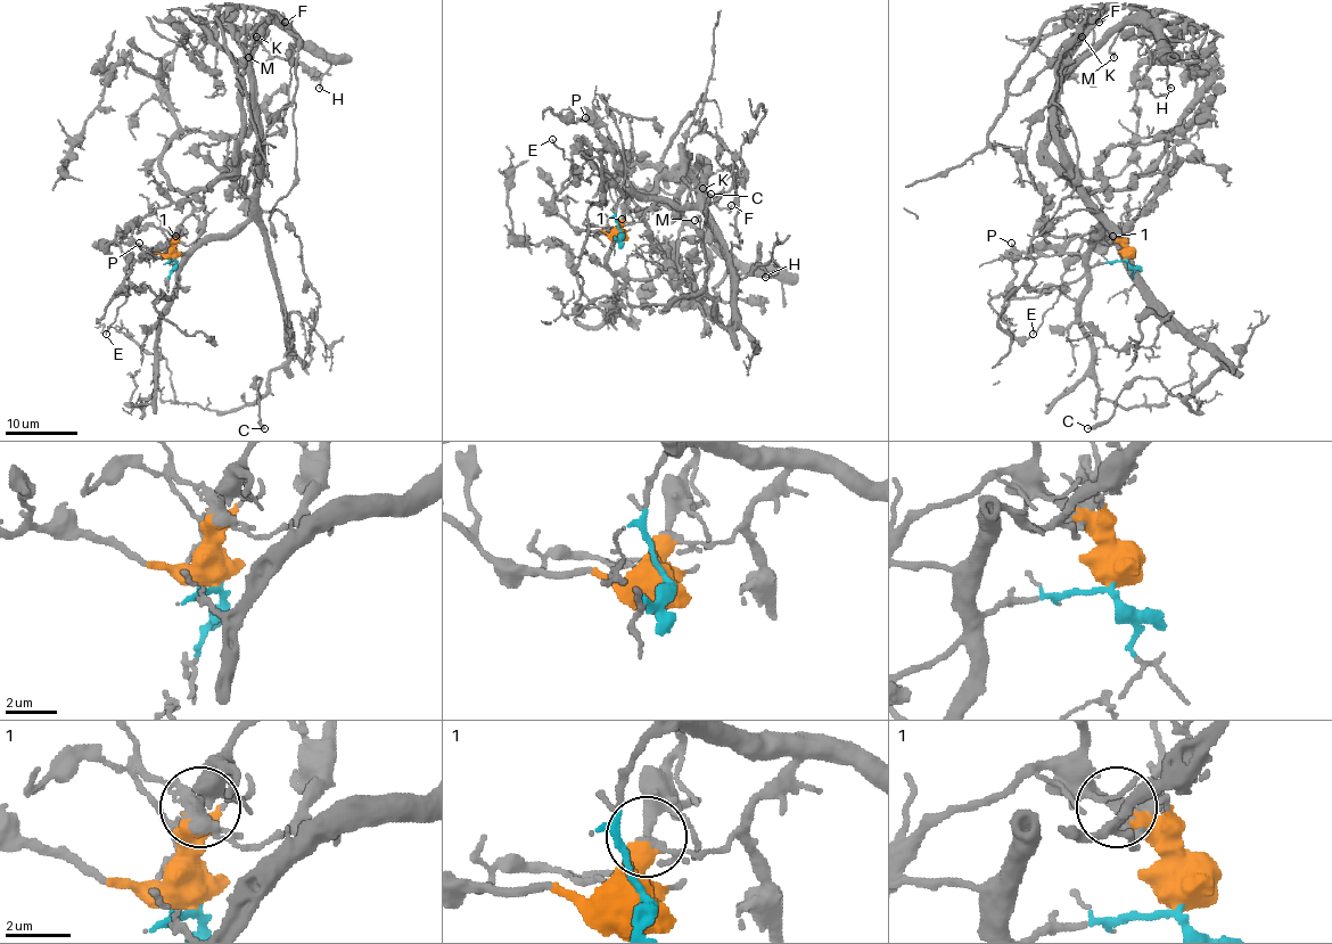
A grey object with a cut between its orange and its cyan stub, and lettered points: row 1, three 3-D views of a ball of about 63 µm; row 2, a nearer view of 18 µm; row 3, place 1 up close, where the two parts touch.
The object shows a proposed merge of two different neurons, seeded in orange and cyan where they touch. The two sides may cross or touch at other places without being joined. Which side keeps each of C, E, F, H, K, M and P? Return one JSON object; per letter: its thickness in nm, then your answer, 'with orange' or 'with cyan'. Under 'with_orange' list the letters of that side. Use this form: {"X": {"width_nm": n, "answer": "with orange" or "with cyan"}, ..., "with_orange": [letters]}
{"C": {"width_nm": 300, "answer": "with cyan"}, "E": {"width_nm": 130, "answer": "with orange"}, "F": {"width_nm": 80, "answer": "with cyan"}, "H": {"width_nm": 190, "answer": "with orange"}, "K": {"width_nm": 110, "answer": "with cyan"}, "M": {"width_nm": 200, "answer": "with orange"}, "P": {"width_nm": 120, "answer": "with orange"}, "with_orange": ["E", "H", "M", "P"]}

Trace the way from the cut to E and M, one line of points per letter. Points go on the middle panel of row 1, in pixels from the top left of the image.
E: (622, 234), (574, 230), (554, 212), (554, 199), (573, 181), (576, 167), (564, 157), (552, 139)
M: (622, 234), (622, 216), (638, 207), (632, 199), (671, 175), (685, 154), (713, 244), (698, 215), (695, 221)

